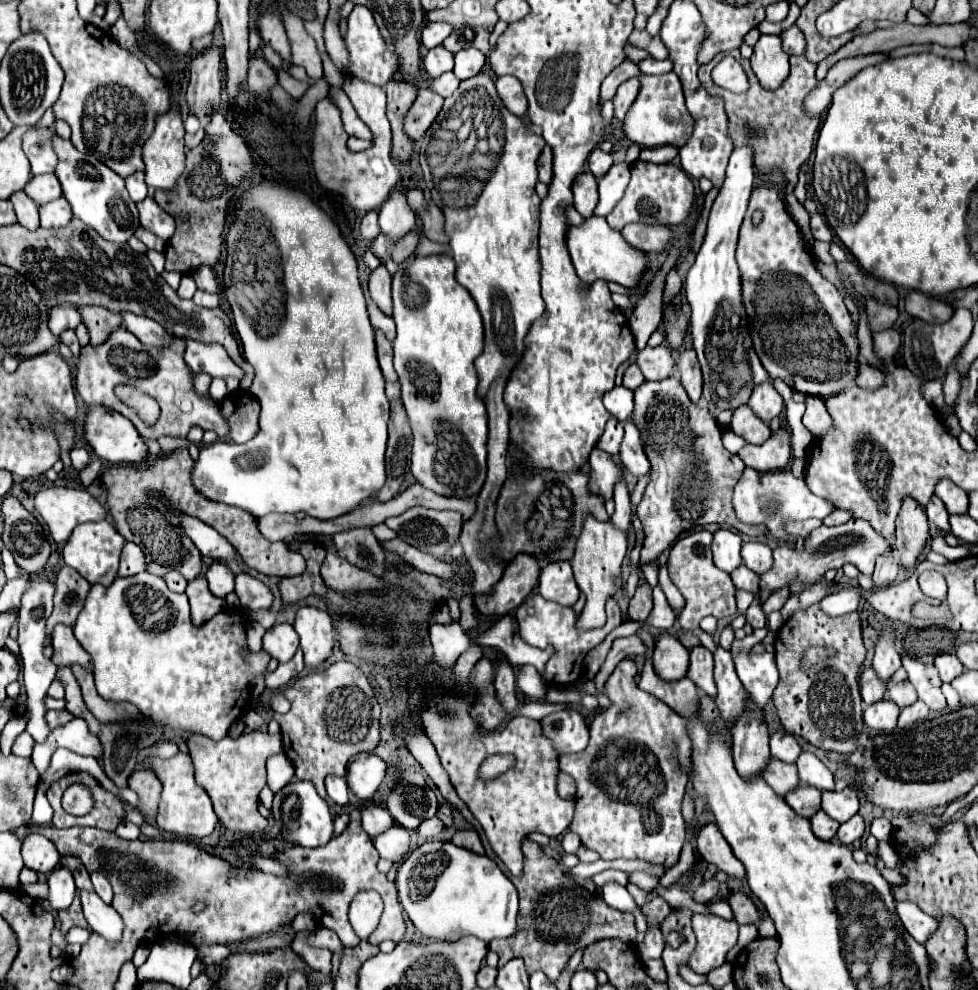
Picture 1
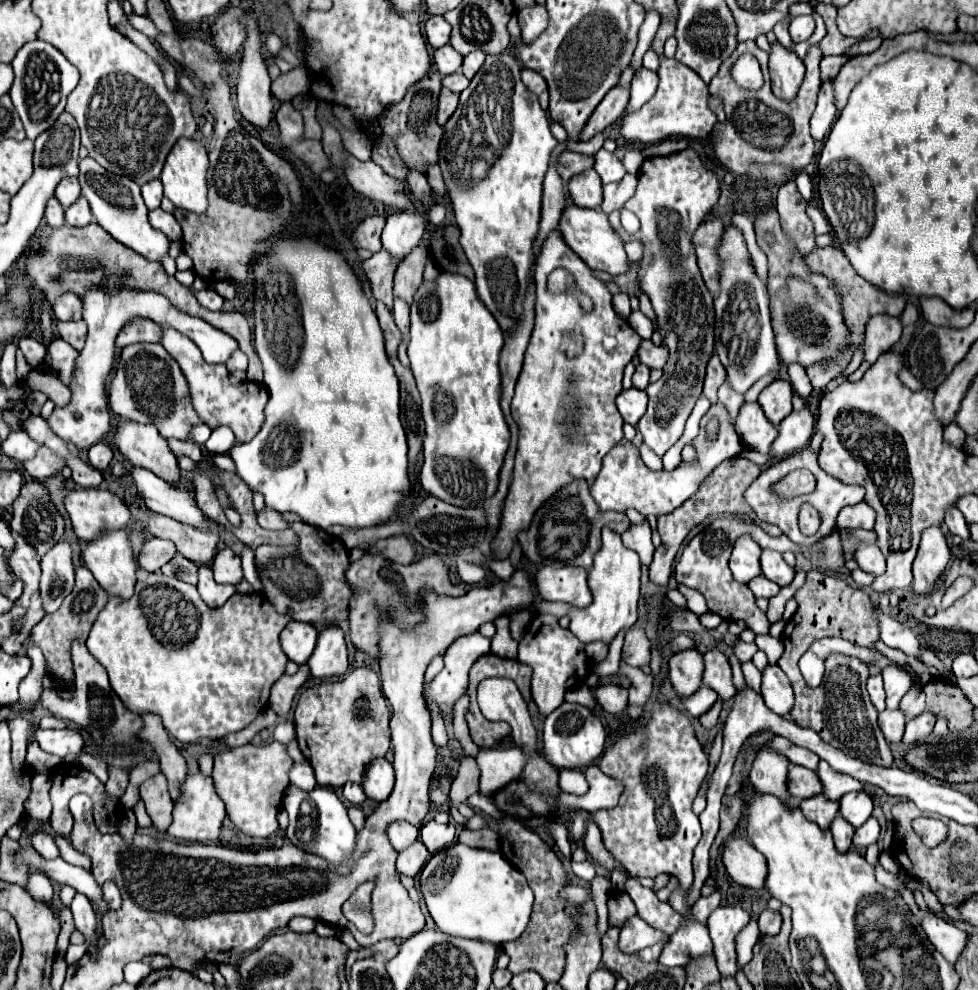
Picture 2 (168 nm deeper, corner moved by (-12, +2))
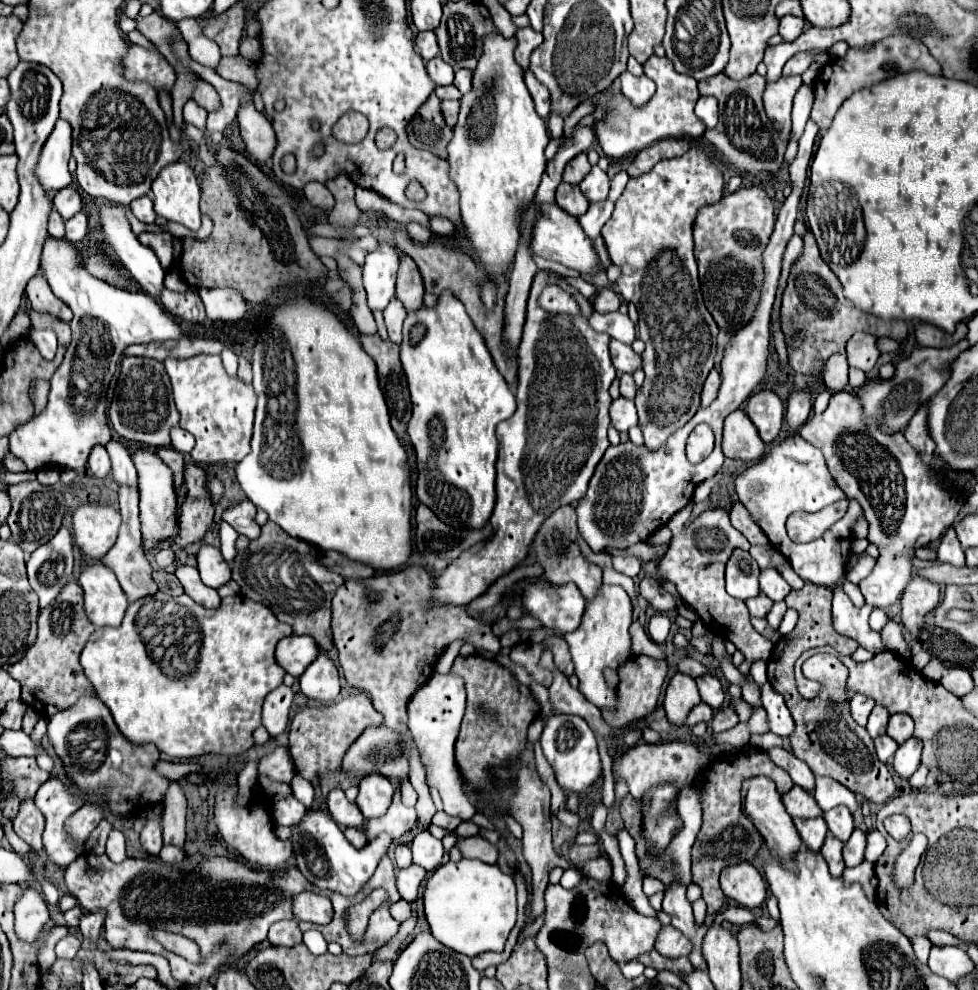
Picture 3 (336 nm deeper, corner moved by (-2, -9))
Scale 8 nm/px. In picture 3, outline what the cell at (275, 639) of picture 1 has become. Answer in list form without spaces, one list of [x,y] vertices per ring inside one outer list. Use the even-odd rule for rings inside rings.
[[[290,635],[276,645],[276,661],[292,677],[300,677],[306,667],[316,659],[316,655],[318,647],[312,637]]]

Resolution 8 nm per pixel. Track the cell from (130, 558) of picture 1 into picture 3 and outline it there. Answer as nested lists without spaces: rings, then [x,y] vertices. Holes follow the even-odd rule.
[[[162,549],[162,551],[156,551],[154,565],[160,567],[160,569],[166,569],[166,567],[170,567],[174,563],[174,559],[176,559],[176,555],[174,555],[172,549]]]

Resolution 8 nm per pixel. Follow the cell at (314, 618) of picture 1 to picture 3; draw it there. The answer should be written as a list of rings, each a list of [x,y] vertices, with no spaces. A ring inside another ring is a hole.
[[[320,651],[318,659],[314,659],[314,663],[310,663],[310,667],[302,673],[302,677],[298,681],[300,681],[300,689],[306,697],[318,699],[322,703],[332,703],[340,693],[338,669],[324,651]]]

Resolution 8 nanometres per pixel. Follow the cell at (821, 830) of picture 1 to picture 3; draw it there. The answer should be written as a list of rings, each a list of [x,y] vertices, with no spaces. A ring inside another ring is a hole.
[[[828,835],[826,841],[824,841],[824,845],[822,845],[822,849],[820,849],[820,853],[824,855],[824,859],[826,859],[828,867],[830,867],[830,873],[834,877],[840,877],[842,871],[844,871],[844,867],[846,867],[844,859],[842,859],[842,847],[844,847],[842,841],[834,839],[834,835]]]

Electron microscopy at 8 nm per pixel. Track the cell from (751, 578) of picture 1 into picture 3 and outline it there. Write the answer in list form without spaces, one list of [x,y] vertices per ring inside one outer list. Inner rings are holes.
[[[760,593],[754,599],[746,599],[746,607],[748,607],[750,615],[754,615],[754,617],[766,617],[770,607],[772,607],[772,601],[764,593]]]

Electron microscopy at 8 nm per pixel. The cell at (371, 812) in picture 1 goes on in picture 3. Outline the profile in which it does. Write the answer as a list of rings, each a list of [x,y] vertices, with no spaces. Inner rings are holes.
[[[398,845],[398,847],[394,849],[394,857],[396,857],[396,865],[398,865],[400,869],[412,865],[412,853],[410,853],[410,847],[408,847],[408,845]]]

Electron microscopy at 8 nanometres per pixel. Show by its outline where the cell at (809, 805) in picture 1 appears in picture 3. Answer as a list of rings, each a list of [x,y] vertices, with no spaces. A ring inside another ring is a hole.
[[[822,817],[818,819],[794,819],[794,825],[804,841],[804,845],[812,851],[820,851],[824,837],[828,833],[828,825]]]

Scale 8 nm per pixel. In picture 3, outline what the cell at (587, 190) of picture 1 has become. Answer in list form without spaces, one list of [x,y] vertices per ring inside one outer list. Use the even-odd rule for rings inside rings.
[[[560,183],[556,189],[556,203],[572,217],[584,215],[584,211],[588,209],[588,199],[580,193],[578,185],[570,185],[570,183]]]

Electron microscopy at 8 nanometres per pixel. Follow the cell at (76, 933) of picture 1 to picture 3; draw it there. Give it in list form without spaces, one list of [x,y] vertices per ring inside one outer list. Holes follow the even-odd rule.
[[[66,935],[62,941],[58,941],[56,955],[60,959],[74,959],[78,949],[80,949],[80,945],[82,945],[82,941],[76,935]]]

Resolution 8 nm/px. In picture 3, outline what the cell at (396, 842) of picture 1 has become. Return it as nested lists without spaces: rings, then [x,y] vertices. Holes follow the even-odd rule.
[[[412,863],[406,869],[400,869],[396,875],[396,887],[400,891],[400,897],[412,903],[418,897],[418,887],[422,885],[424,879],[426,879],[426,869],[418,867],[416,863]]]

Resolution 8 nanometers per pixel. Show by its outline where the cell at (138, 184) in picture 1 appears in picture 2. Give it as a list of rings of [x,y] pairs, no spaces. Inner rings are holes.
[[[152,180],[148,184],[142,186],[142,198],[148,206],[148,210],[154,210],[160,206],[160,200],[162,200],[162,182],[160,180]]]

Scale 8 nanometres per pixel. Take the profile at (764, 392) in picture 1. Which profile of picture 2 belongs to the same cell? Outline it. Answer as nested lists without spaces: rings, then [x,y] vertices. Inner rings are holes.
[[[774,380],[768,384],[760,396],[758,404],[762,406],[766,418],[778,426],[792,412],[792,386],[786,380]]]

